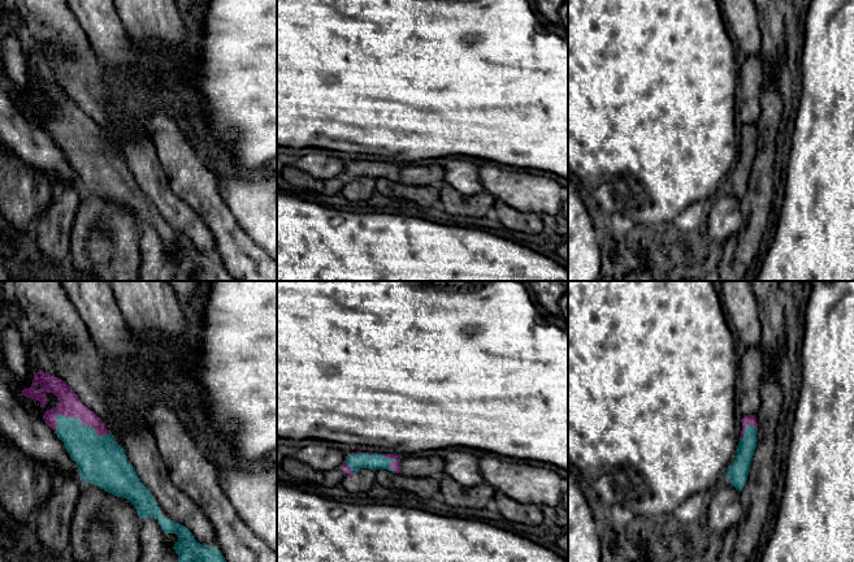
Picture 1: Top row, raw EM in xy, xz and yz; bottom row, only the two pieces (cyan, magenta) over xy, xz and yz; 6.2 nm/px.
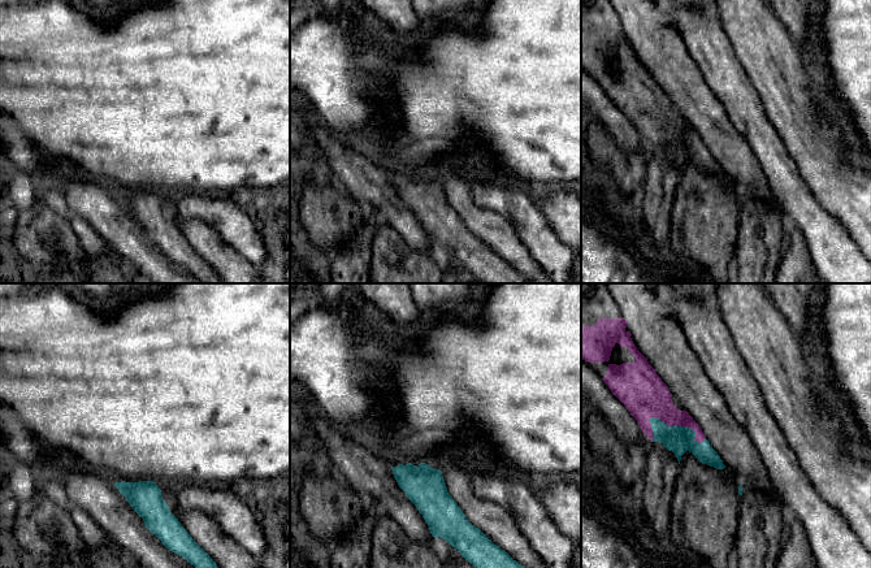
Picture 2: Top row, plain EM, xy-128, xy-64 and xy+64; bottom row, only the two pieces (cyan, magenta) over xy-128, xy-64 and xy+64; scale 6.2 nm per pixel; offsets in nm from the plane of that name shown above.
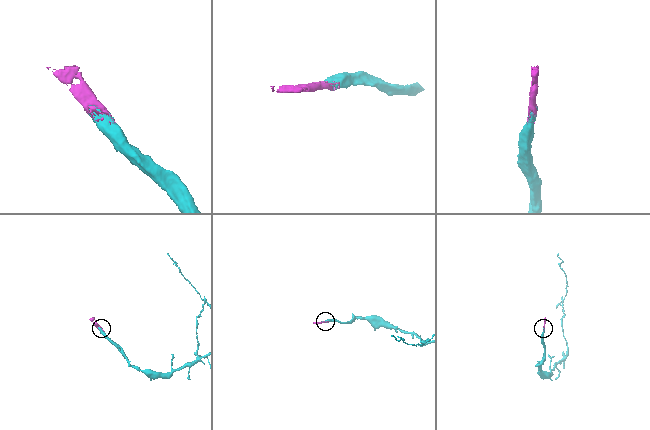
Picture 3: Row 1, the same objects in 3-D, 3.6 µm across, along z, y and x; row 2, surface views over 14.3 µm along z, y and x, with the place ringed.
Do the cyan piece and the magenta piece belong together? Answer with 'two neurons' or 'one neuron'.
one neuron

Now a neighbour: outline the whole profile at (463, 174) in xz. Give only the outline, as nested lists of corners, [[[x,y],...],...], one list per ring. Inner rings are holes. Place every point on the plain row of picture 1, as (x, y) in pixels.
[[[451,157],[445,165],[445,182],[463,196],[484,193],[480,182],[480,165],[481,161],[467,157]]]

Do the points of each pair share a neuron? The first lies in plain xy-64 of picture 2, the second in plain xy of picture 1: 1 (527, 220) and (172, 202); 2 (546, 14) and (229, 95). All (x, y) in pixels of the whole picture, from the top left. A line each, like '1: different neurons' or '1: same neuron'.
1: different neurons
2: same neuron

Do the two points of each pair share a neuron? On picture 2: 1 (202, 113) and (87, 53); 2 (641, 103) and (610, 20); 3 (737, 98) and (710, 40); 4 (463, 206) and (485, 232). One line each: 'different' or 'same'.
1: same
2: same
3: same
4: same

